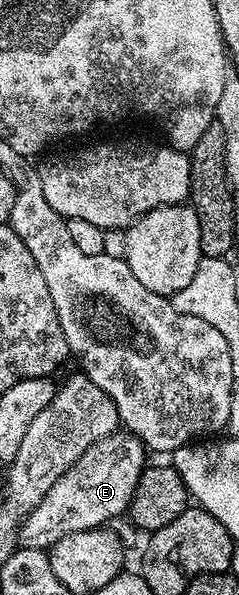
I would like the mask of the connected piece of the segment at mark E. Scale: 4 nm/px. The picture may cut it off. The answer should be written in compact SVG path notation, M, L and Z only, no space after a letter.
M128 431L98 440L49 488L48 495L22 521L18 543L23 549L47 550L66 533L99 529L129 510L139 477L146 468L145 445Z

